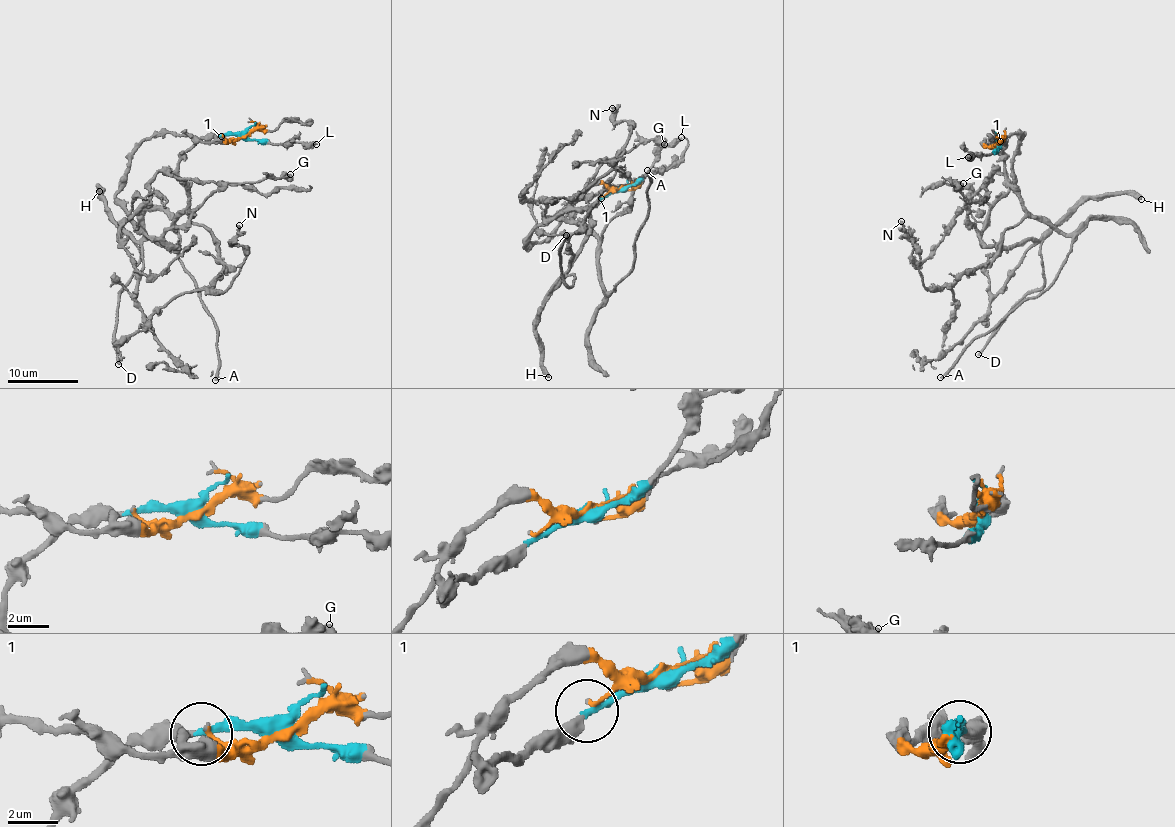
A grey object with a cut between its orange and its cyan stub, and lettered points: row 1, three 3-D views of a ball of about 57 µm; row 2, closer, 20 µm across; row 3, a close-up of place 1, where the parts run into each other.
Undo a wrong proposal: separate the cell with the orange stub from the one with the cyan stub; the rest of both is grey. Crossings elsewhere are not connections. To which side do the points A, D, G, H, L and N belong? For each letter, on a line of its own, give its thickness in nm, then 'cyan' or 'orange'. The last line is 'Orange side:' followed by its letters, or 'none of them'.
A: 320 nm thick; cyan
D: 260 nm thick; orange
G: 400 nm thick; orange
H: 460 nm thick; orange
L: 420 nm thick; cyan
N: 280 nm thick; cyan
Orange side: D, G, H

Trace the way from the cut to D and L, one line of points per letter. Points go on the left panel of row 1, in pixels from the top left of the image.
D: (243, 135), (160, 132), (133, 153), (118, 204), (176, 247), (137, 245), (117, 311), (119, 364)
L: (243, 135), (275, 143), (316, 143)

